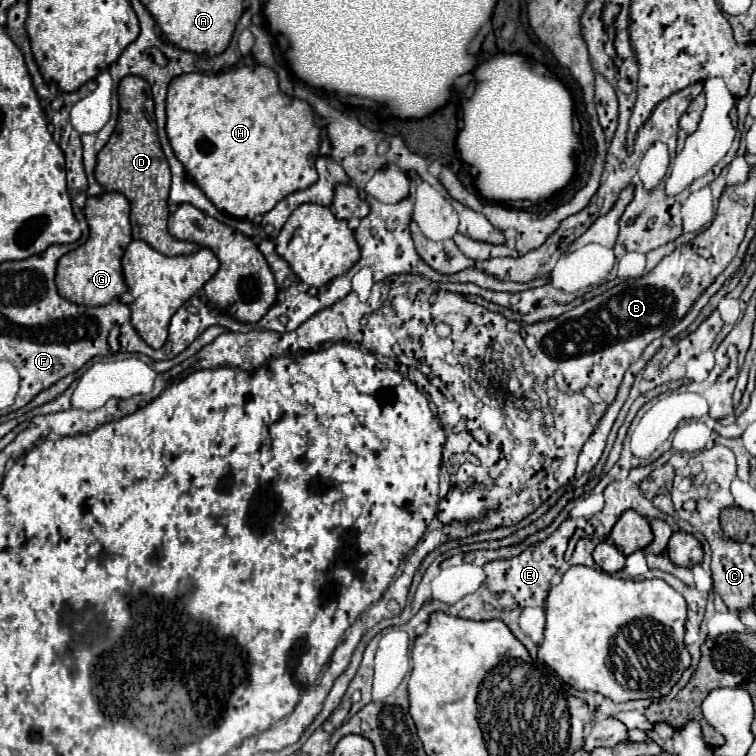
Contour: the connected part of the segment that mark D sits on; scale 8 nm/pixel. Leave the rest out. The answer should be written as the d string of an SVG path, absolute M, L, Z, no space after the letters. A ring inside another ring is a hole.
M126 76L118 84L120 98L120 116L114 134L108 144L98 154L96 164L96 180L108 192L120 192L130 200L132 214L132 234L134 240L144 240L156 252L166 256L178 254L194 254L200 250L198 244L176 240L168 234L168 192L170 192L170 166L160 148L160 140L156 134L156 116L154 116L154 100L150 84L140 76Z

